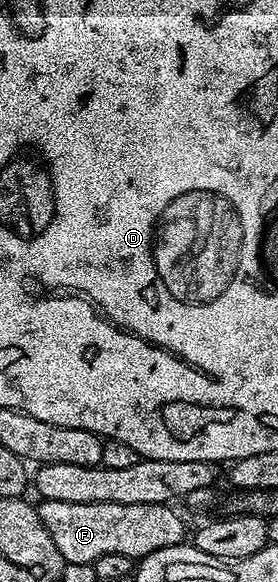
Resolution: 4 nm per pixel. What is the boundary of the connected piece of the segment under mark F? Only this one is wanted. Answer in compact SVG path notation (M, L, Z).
M61 499L52 501L40 500L37 505L41 515L41 523L45 523L45 531L57 543L57 551L61 551L66 563L85 563L90 565L101 555L125 555L132 559L142 559L153 551L161 551L165 547L184 544L187 529L179 518L178 508L157 503L61 503Z

